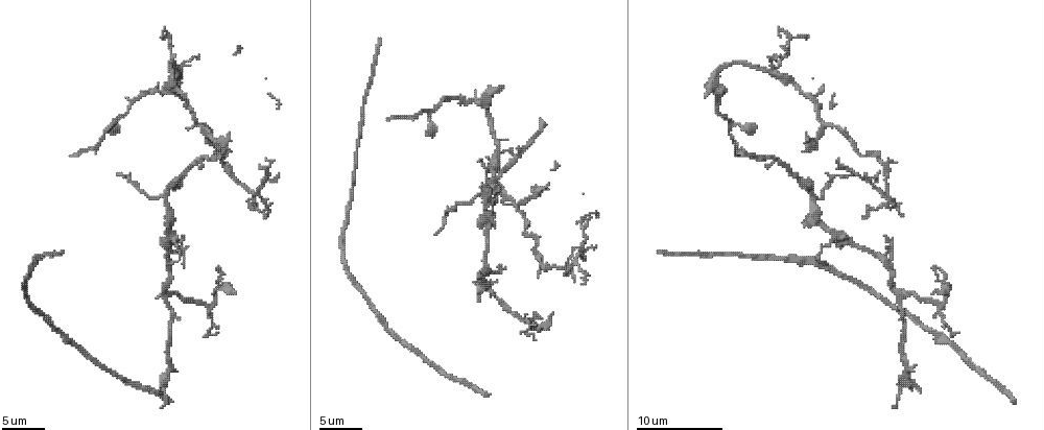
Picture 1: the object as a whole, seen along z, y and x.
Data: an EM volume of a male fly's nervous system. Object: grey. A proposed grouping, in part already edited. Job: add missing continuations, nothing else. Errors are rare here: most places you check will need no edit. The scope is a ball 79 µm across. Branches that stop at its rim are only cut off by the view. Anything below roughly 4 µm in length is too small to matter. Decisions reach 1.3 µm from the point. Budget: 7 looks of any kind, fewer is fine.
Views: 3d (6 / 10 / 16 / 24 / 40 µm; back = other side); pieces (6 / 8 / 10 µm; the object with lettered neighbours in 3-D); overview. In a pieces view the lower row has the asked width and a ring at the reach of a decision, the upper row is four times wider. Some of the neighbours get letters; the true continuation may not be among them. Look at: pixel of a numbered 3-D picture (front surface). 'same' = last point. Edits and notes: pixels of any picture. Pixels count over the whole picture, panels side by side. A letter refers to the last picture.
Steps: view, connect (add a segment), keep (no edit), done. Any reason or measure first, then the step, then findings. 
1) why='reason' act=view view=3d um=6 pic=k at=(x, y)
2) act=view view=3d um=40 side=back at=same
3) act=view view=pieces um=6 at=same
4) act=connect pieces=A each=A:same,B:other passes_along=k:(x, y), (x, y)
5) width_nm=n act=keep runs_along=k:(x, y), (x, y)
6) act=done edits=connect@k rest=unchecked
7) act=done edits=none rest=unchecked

why='branch stops here' act=view view=pieces um=8 pic=1 at=(220, 268)

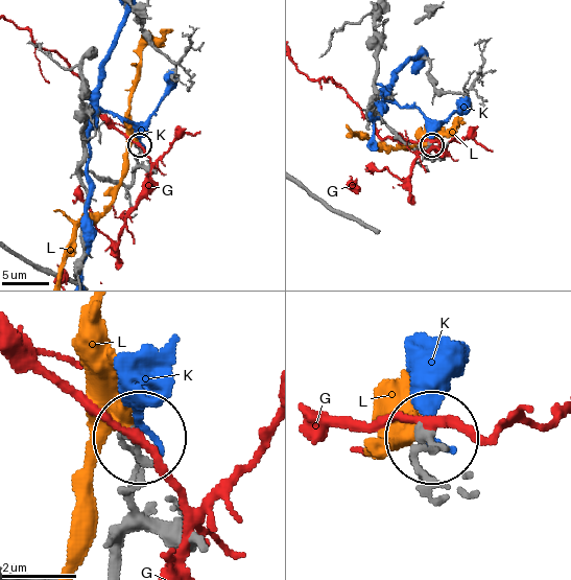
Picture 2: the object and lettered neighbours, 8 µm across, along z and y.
act=keep each=G:other,K:other,L:other runs_along=2:(112, 566), (112, 538), (140, 472), (140, 438) found='no lettered segment goes on from it'

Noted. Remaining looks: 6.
why='tapers out' act=view view=3d um=10 pic=1 at=(500, 265)

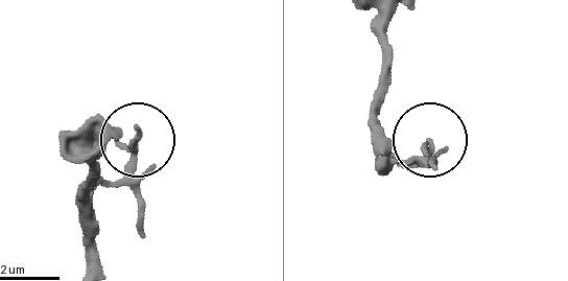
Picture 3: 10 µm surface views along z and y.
act=view view=pieces um=10 pic=3 at=(431, 144)

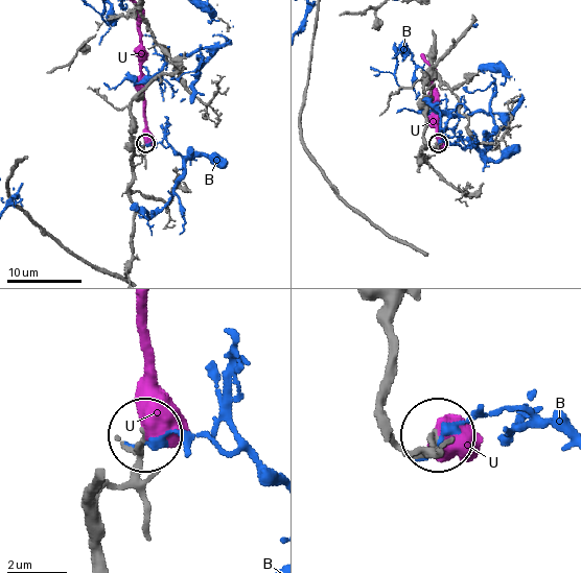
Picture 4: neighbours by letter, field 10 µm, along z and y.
act=keep each=B:other,U:other found='no lettered segment goes on from it'

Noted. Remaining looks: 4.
why='free end' act=view view=3d um=6 pic=1 at=(822, 88)

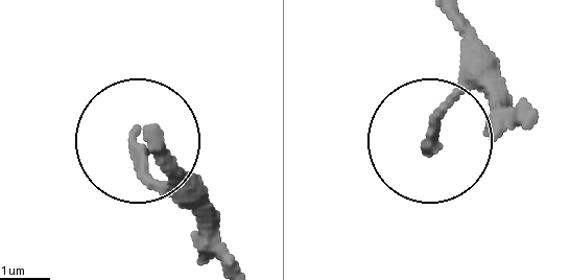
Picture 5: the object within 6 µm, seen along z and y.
act=view view=pieces um=6 pic=5 at=(428, 151)

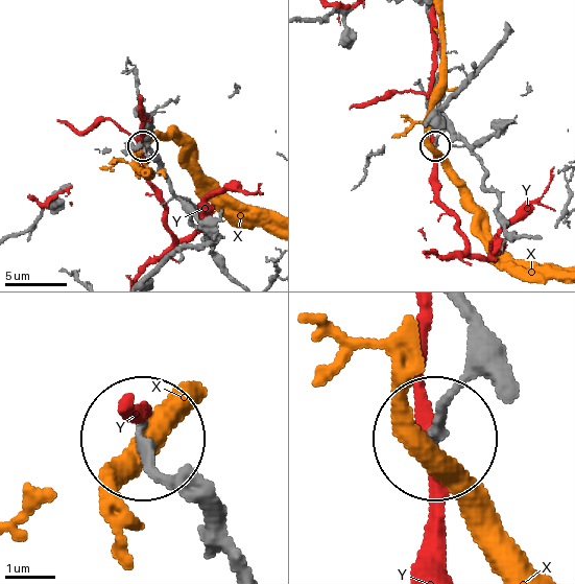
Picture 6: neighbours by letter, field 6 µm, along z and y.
act=keep each=X:other,Y:other found='none of them fits'

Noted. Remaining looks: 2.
why='tapers out' act=view view=pieces um=6 pic=1 at=(807, 40)

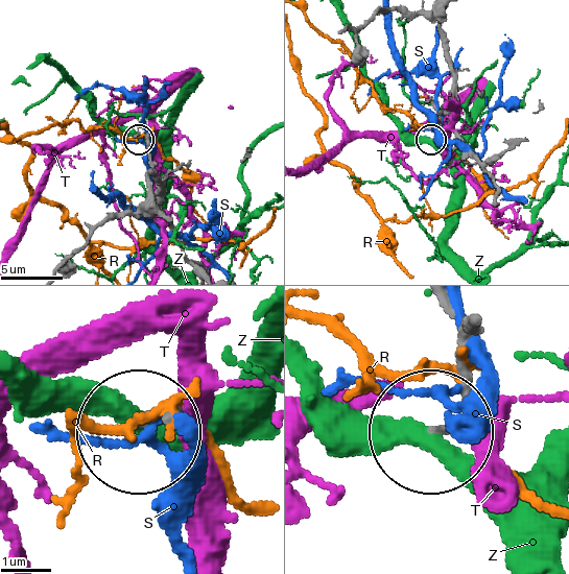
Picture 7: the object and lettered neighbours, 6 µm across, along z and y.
act=keep each=R:other,S:other,T:other,Z:other found='none of them fits'

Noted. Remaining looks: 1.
act=done edits=none rest=unchecked

